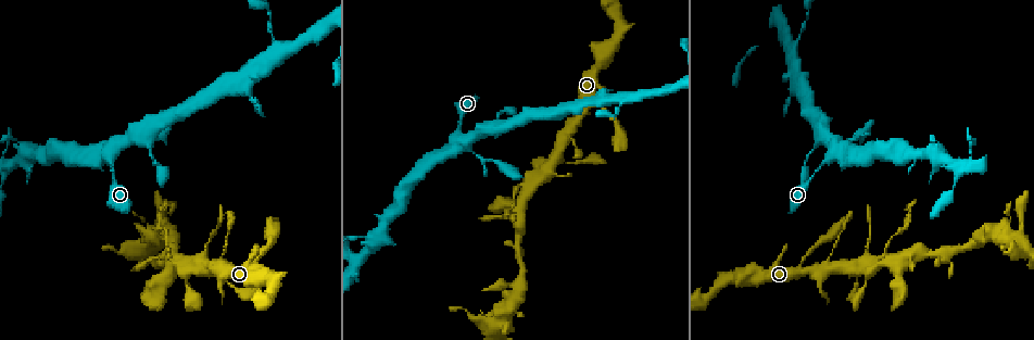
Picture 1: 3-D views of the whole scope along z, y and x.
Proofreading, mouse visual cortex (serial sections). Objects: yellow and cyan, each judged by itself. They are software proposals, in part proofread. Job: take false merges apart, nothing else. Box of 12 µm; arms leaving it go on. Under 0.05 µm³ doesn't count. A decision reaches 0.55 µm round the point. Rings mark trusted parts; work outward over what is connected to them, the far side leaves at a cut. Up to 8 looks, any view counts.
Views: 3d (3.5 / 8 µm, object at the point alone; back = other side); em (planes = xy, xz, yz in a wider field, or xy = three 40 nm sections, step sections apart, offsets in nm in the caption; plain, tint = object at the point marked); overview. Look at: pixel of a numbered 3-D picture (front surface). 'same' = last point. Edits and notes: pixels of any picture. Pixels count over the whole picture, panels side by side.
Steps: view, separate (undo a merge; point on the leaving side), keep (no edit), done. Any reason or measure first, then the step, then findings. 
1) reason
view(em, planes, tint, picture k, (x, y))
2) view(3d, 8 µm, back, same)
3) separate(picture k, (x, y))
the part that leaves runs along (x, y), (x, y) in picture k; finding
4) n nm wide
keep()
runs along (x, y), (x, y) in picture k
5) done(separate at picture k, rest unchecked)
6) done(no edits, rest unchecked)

thin neck
view(3d, 8 µm, picture 1, (854, 134))

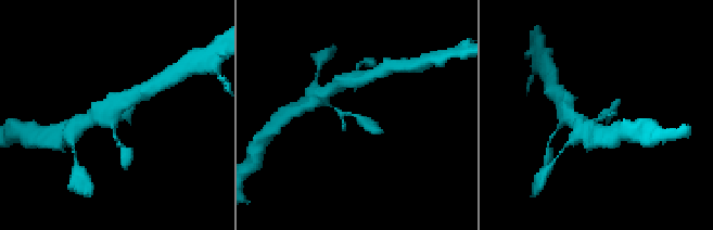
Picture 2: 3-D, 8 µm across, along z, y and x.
view(3d, 3.5 µm, picture 2, (348, 113))

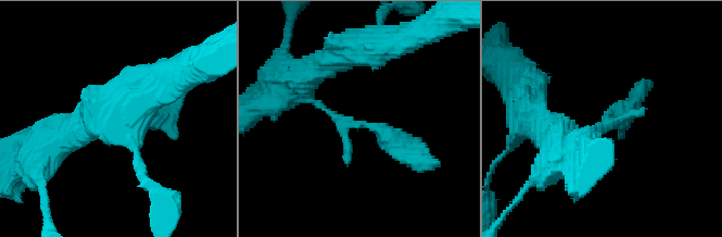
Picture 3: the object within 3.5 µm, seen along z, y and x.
now the EM
view(em, xy, step 5, tint, picture 3, (365, 125))

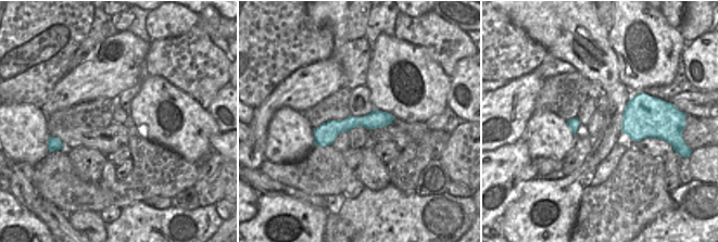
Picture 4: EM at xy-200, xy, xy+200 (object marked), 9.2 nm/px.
keep()
runs along (390, 117), (334, 127), (317, 141) in picture 4; continuous, no second cell

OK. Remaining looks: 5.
narrows sharply
view(3d, 3.5 µm, picture 1, (929, 147))

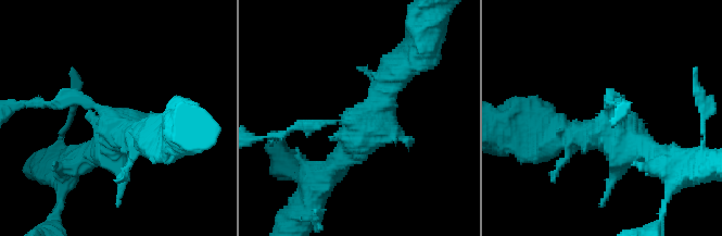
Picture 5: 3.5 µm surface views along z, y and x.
shape alone is not enough
view(em, xy, step 1, tint, picture 5, (104, 116))

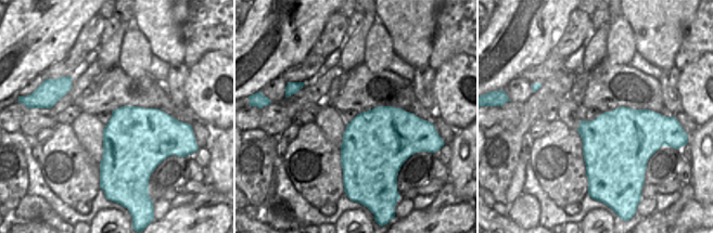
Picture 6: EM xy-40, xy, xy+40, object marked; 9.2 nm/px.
view(em, xy, step 5, tint, same)

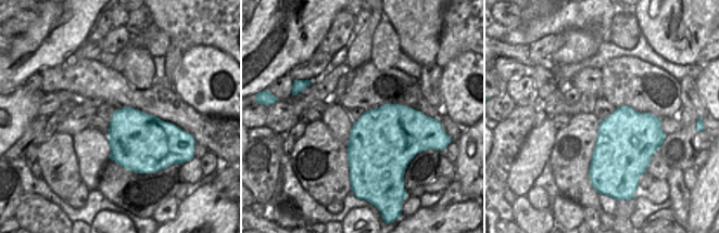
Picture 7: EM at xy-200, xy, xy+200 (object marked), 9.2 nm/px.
keep()
one cell here

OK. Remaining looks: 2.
a narrow waist
view(3d, 3.5 µm, picture 1, (618, 112))

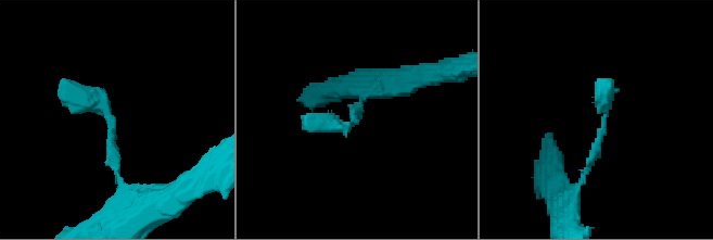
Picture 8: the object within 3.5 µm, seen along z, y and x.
arms of 100, 250 nm; shape alone is not enough
view(em, xy, step 5, tint, picture 8, (111, 134))

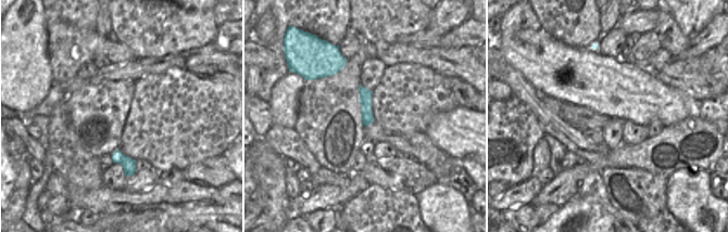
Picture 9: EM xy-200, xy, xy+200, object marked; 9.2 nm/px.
keep()
runs along (129, 199), (112, 163), (112, 120), (65, 86) in picture 8; one cell here

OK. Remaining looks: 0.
done(no edits, rest unchecked)

